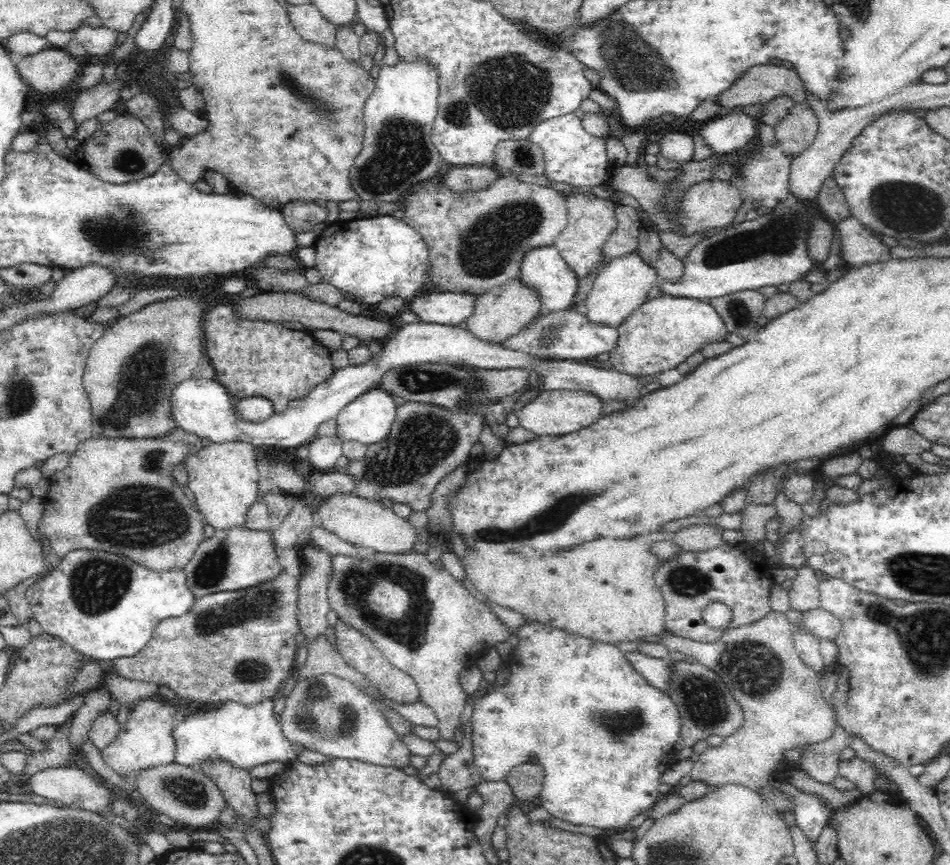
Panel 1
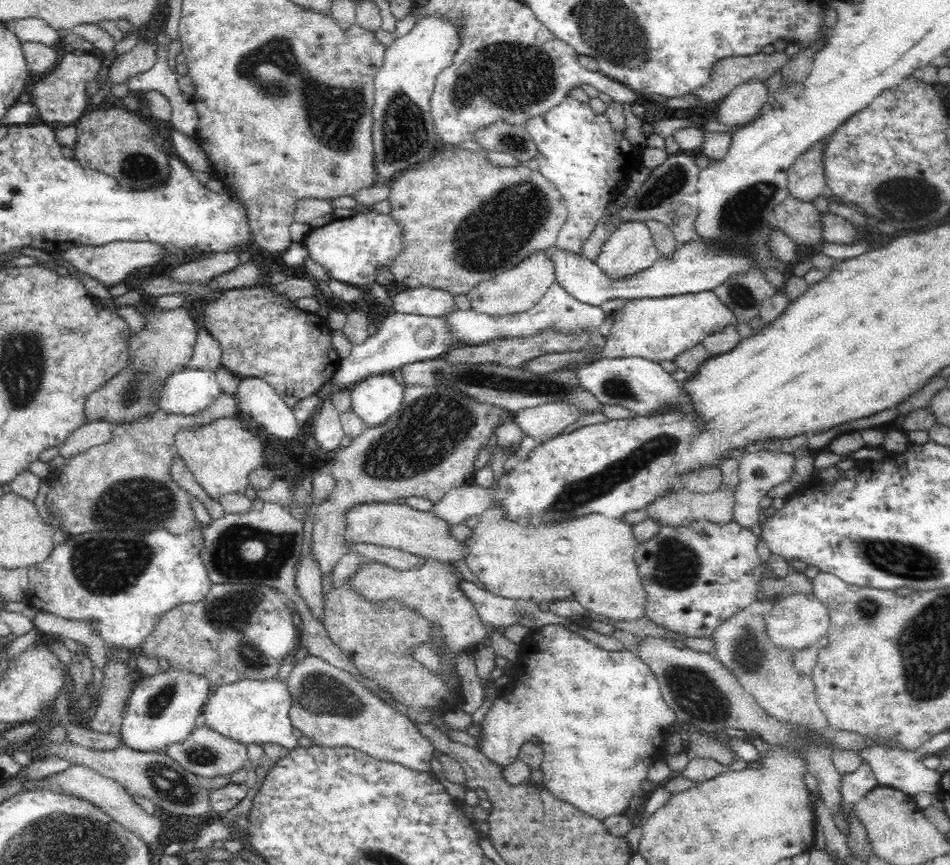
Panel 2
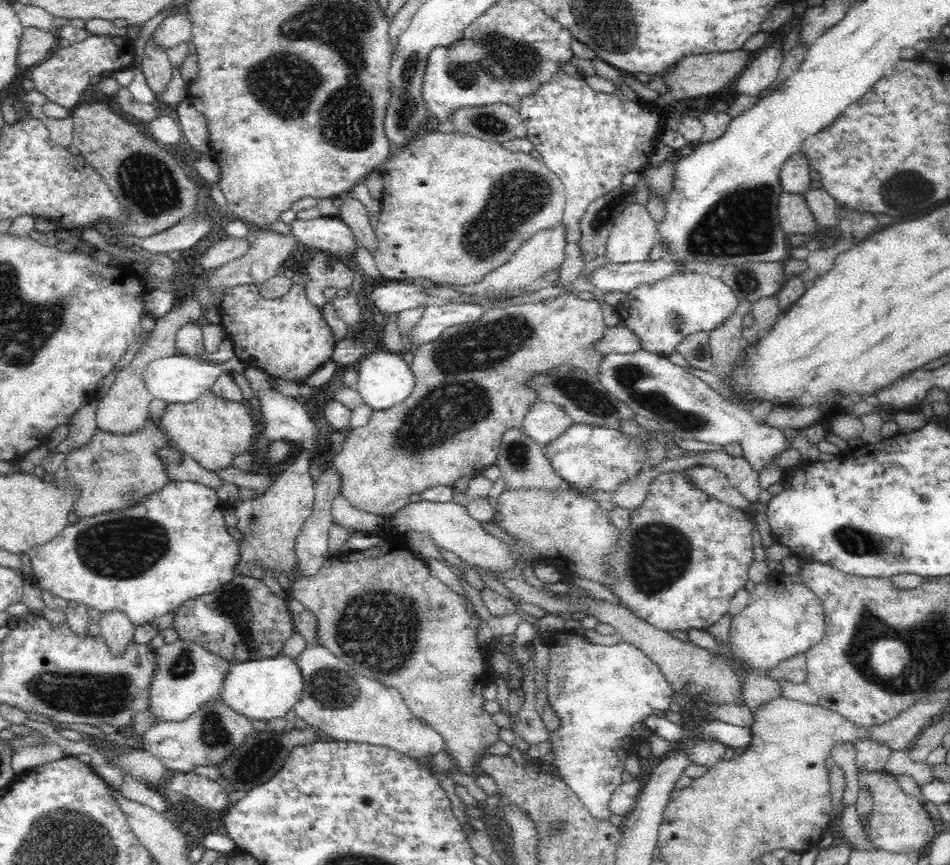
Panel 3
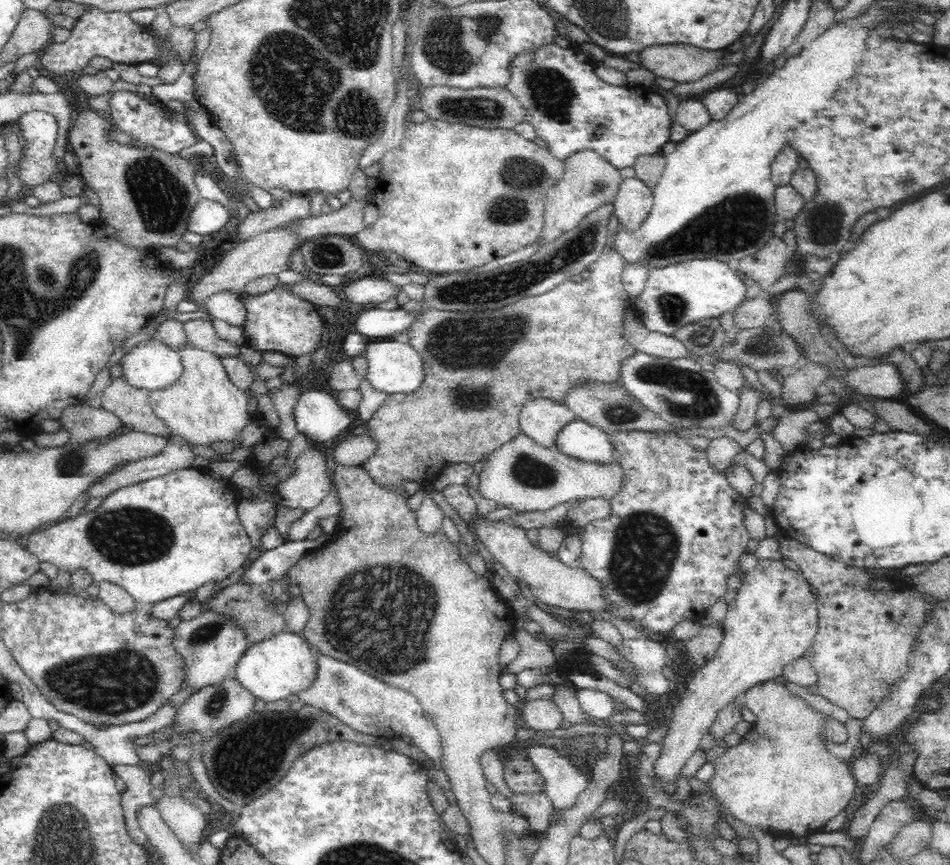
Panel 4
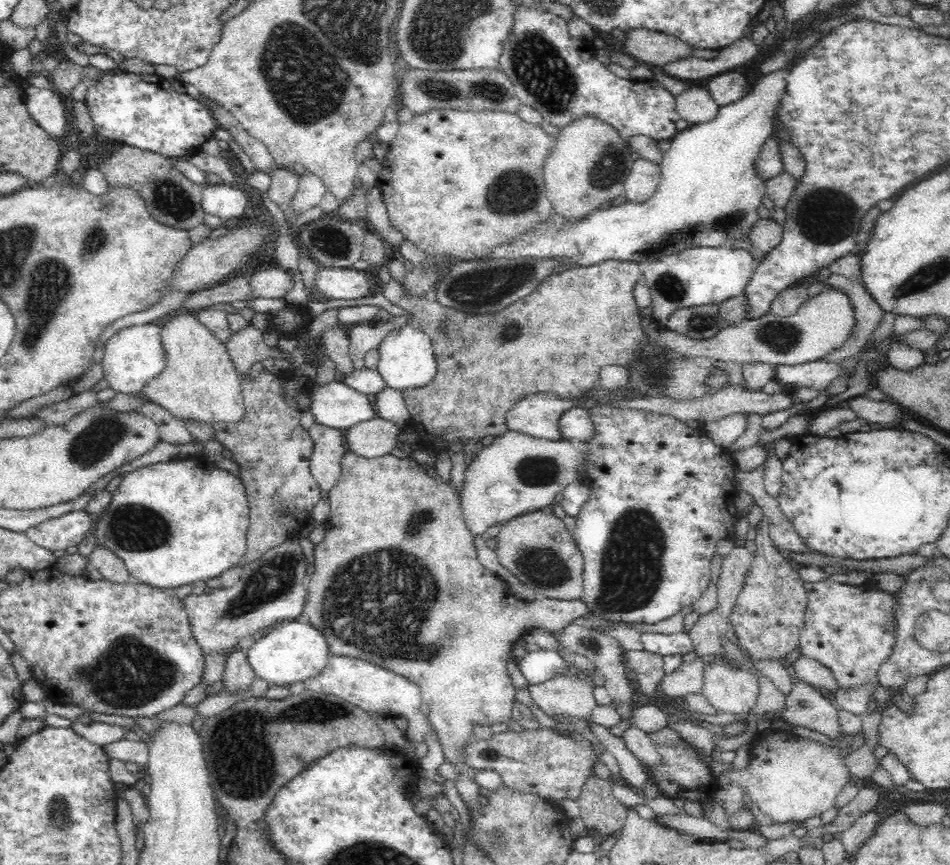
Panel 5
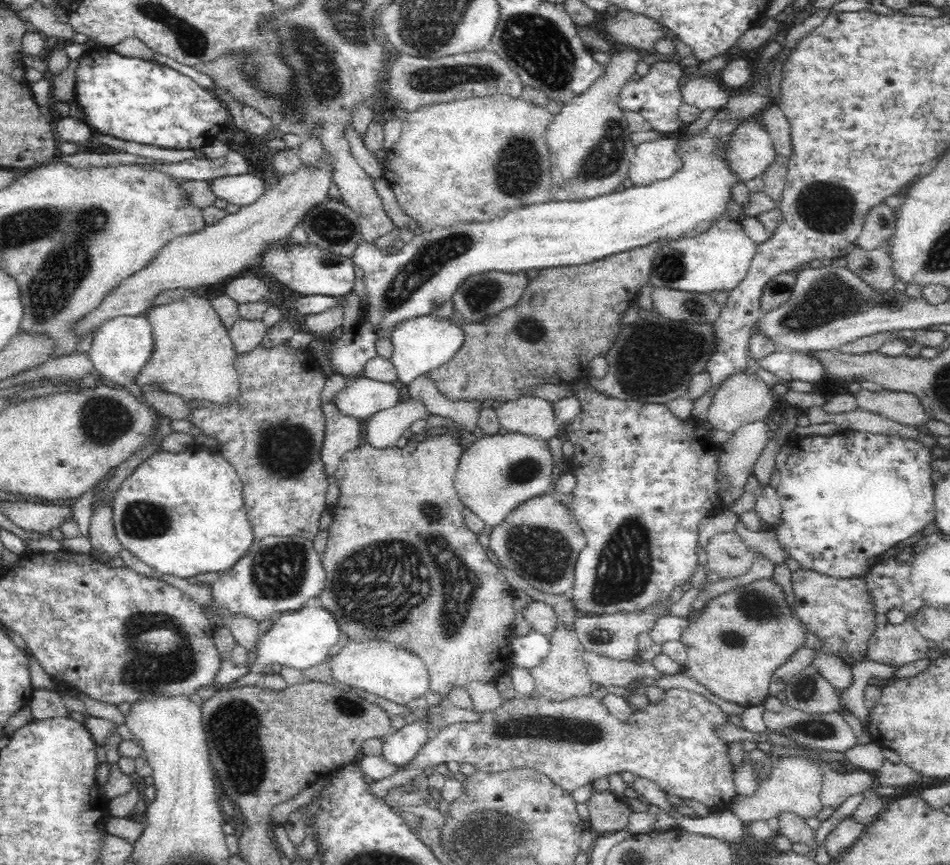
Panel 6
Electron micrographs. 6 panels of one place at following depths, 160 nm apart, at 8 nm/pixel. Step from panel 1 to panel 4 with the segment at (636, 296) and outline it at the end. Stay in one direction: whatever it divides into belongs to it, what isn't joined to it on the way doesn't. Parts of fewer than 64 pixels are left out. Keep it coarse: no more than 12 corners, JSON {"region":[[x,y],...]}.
{"region":[[638,175],[622,181],[613,202],[630,229],[645,219],[653,190]]}

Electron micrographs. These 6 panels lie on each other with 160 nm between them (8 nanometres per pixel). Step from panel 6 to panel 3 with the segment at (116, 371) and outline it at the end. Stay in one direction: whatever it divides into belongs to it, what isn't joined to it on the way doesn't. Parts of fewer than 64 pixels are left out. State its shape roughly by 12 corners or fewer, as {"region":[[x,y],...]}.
{"region":[[174,354],[149,361],[141,377],[154,399],[188,402],[221,372],[243,374],[236,356],[215,364]]}

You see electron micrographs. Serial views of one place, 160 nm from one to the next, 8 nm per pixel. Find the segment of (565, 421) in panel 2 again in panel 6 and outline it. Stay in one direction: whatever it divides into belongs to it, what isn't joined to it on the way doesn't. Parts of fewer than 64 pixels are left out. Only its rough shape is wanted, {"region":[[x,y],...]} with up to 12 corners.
{"region":[[522,396],[496,405],[508,433],[544,441],[559,425],[548,400]]}

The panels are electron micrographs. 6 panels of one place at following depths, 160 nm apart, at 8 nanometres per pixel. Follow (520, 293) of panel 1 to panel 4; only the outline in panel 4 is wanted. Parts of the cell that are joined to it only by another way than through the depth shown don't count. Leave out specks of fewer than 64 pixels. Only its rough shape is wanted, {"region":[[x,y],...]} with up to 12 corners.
{"region":[[576,150],[547,190],[539,245],[613,203],[624,178]]}

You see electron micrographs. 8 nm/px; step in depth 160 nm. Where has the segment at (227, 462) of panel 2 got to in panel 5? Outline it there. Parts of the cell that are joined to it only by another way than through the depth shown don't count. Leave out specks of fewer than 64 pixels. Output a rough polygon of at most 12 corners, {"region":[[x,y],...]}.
{"region":[[197,310],[160,319],[143,386],[177,419],[237,421],[241,376]]}

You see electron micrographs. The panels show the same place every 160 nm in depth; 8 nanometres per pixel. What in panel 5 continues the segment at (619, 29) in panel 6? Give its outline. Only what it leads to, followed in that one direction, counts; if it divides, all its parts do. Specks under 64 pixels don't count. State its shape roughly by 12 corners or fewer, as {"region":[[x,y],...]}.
{"region":[[650,28],[624,31],[624,52],[663,66],[692,56],[682,40]]}

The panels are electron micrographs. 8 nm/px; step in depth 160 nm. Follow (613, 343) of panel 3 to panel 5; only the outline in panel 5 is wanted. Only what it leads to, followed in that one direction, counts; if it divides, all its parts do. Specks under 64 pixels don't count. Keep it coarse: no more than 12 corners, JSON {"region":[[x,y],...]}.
{"region":[[824,286],[702,341],[660,327],[686,358],[774,366],[822,359],[855,330],[852,297]]}

